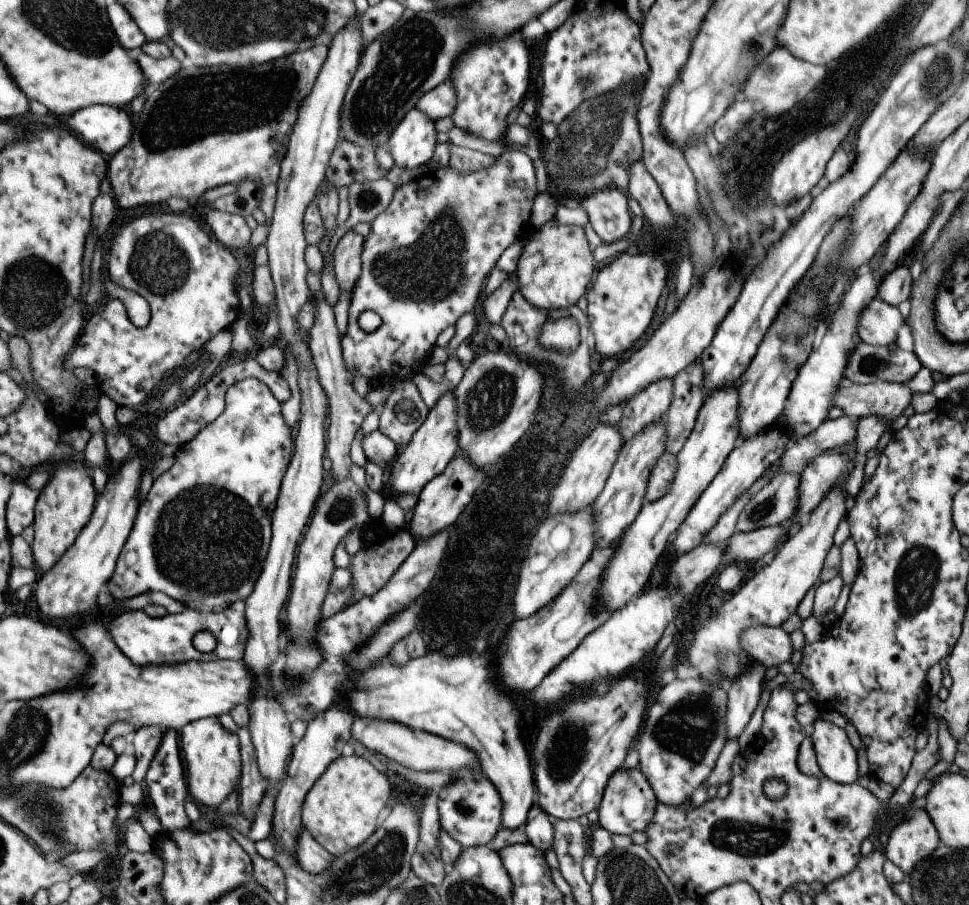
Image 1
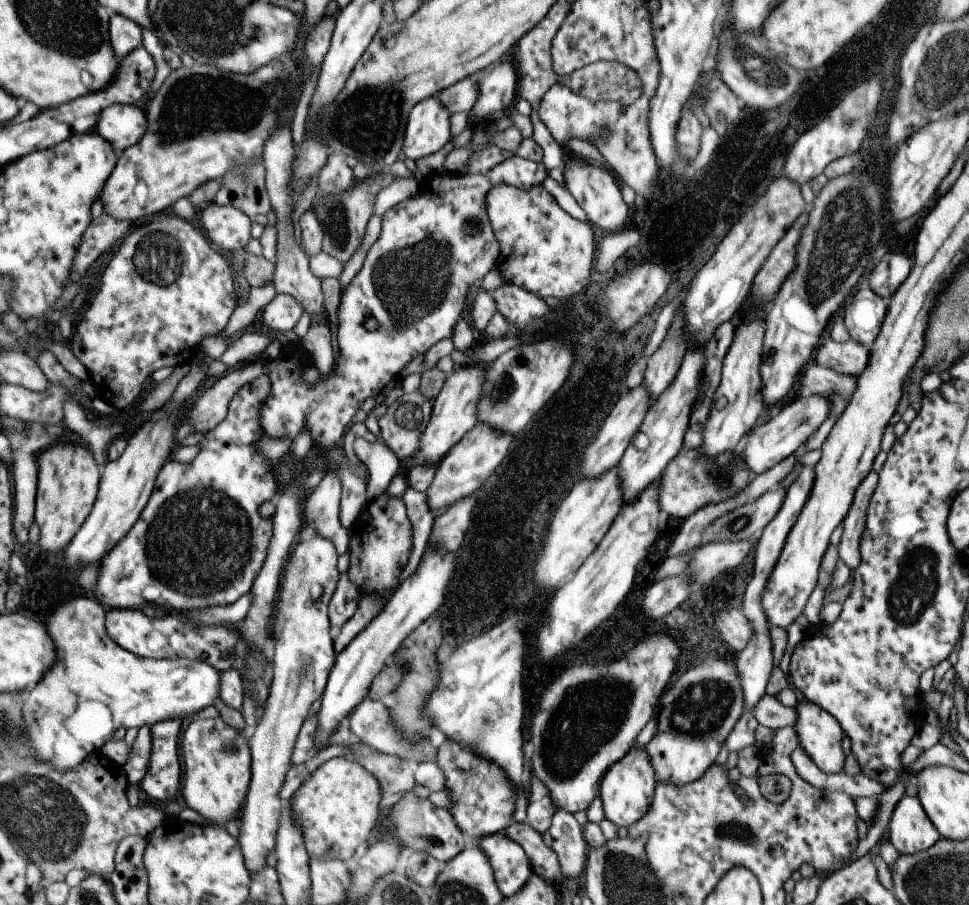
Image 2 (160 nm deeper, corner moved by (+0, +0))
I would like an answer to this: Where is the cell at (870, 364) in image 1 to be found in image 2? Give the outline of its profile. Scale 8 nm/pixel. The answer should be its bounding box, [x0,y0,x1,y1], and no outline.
[814,338,869,378]

